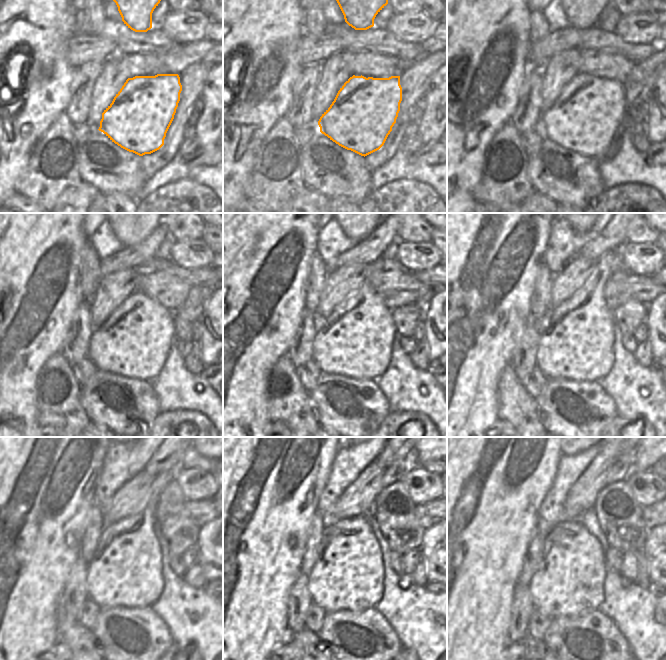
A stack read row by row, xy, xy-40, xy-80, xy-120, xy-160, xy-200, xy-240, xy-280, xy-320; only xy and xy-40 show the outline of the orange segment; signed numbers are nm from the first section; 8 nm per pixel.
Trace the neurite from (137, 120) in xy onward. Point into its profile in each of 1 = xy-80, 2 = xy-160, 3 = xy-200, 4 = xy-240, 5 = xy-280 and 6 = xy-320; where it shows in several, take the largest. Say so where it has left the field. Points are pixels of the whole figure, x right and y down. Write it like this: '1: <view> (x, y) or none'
1: xy-80 (584, 118)
2: xy-160 (351, 343)
3: xy-200 (575, 346)
4: xy-240 (123, 572)
5: xy-280 (348, 575)
6: xy-320 (569, 581)

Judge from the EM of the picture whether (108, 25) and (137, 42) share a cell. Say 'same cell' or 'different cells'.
same cell

